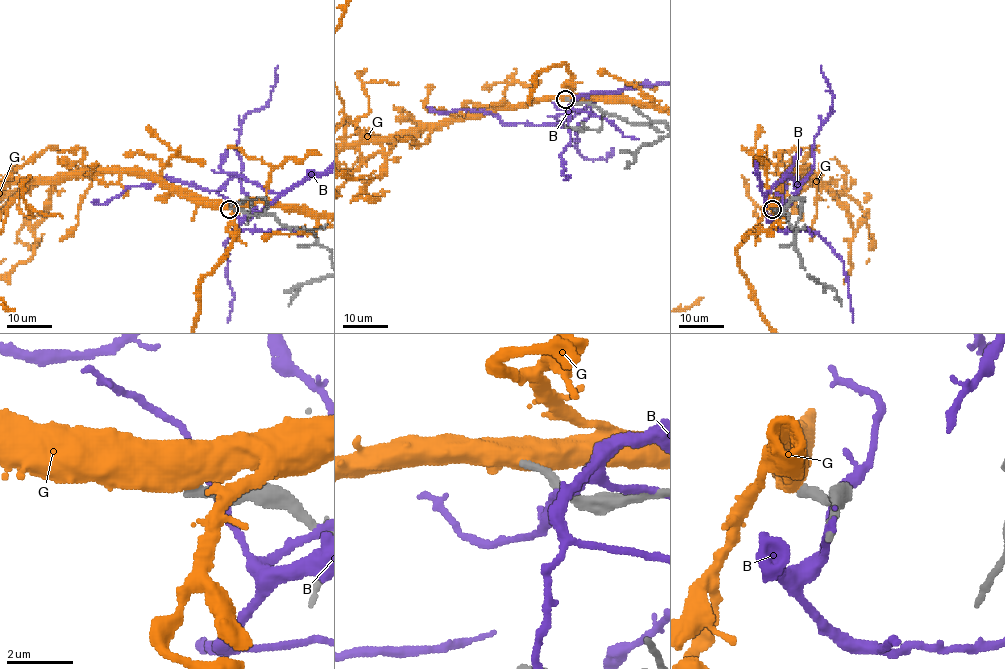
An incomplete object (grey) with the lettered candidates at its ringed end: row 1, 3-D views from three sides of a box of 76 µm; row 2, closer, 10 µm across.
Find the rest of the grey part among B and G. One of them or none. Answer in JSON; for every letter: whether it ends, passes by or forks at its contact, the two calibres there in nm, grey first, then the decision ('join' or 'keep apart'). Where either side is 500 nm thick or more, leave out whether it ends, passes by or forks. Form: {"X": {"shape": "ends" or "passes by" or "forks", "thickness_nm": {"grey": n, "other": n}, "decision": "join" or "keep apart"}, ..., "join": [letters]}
{"B": {"shape": "passes by", "thickness_nm": {"grey": 280, "other": 300}, "decision": "keep apart"}, "G": {"thickness_nm": {"grey": 280, "other": 750}, "decision": "keep apart"}, "join": []}

